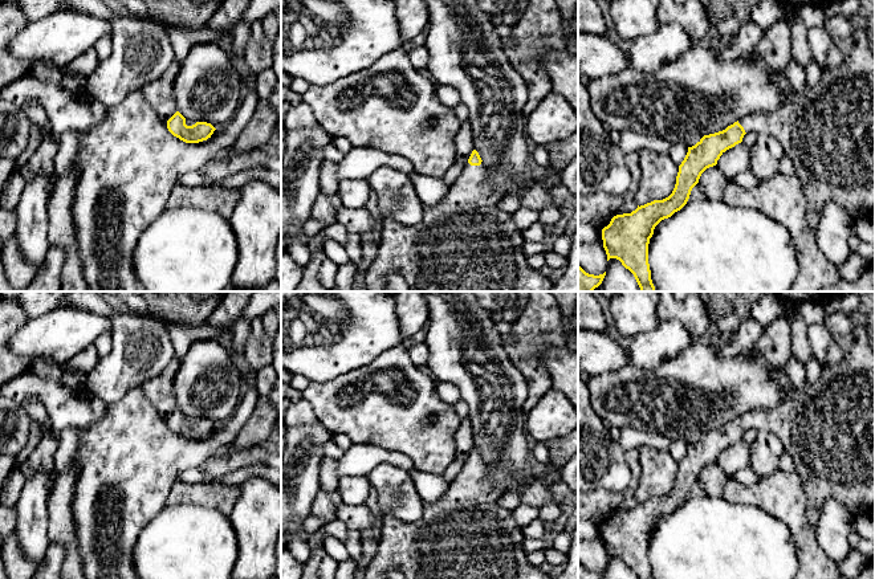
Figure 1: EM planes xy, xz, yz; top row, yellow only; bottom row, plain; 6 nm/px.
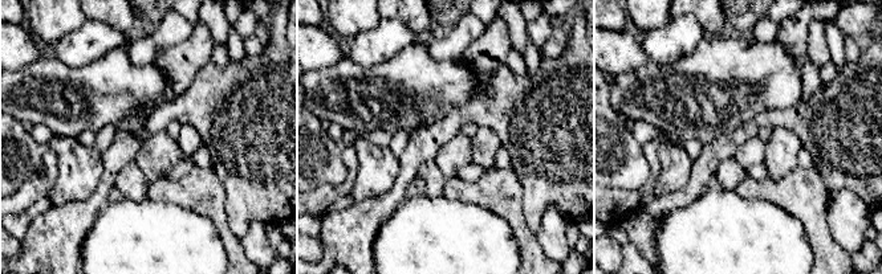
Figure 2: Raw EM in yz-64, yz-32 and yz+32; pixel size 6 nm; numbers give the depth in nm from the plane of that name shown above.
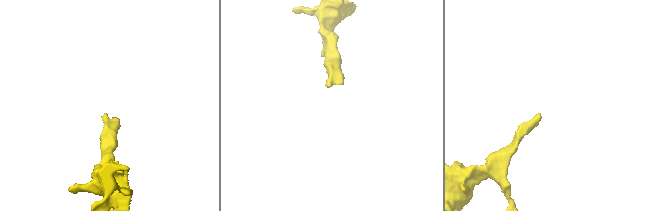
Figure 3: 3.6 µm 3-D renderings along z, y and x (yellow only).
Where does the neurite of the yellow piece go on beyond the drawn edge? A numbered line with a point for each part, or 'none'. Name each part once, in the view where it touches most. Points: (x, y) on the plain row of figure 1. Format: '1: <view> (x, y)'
1: xz (466, 534)

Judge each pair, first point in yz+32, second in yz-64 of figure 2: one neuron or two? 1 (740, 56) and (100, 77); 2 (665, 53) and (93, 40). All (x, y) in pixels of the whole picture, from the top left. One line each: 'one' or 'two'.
1: one
2: one

